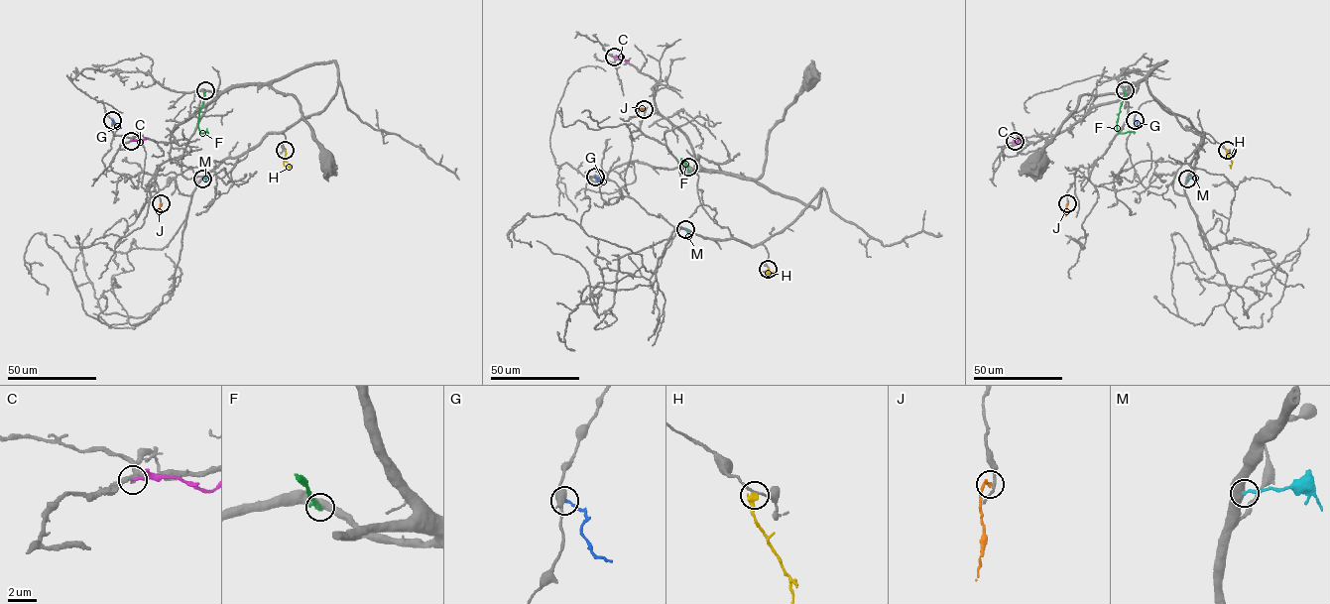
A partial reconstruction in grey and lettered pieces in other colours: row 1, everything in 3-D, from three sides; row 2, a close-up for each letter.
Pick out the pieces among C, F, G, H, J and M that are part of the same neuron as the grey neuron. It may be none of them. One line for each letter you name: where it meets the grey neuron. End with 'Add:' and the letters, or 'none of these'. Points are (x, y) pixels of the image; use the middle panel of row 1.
Add: none of these

